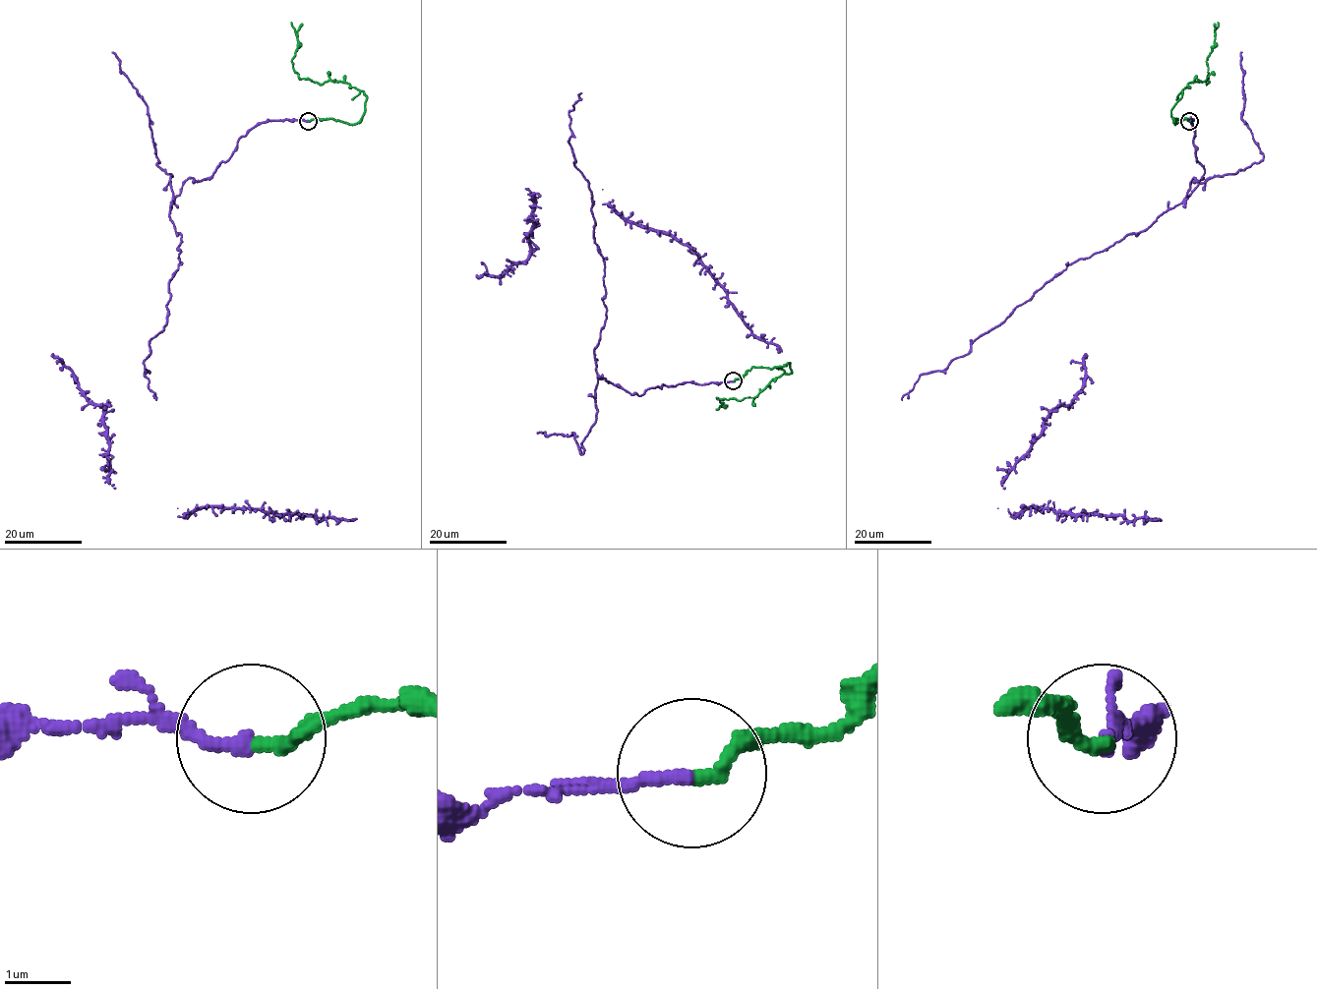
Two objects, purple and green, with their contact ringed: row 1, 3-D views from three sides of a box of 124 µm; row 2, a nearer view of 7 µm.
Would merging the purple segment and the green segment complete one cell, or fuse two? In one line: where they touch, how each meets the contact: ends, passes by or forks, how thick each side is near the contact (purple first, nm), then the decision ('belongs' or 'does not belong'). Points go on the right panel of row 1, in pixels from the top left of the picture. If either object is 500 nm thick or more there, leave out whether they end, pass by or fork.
(1189, 121) | purple ends | green ends | 200/220 nm | belongs

